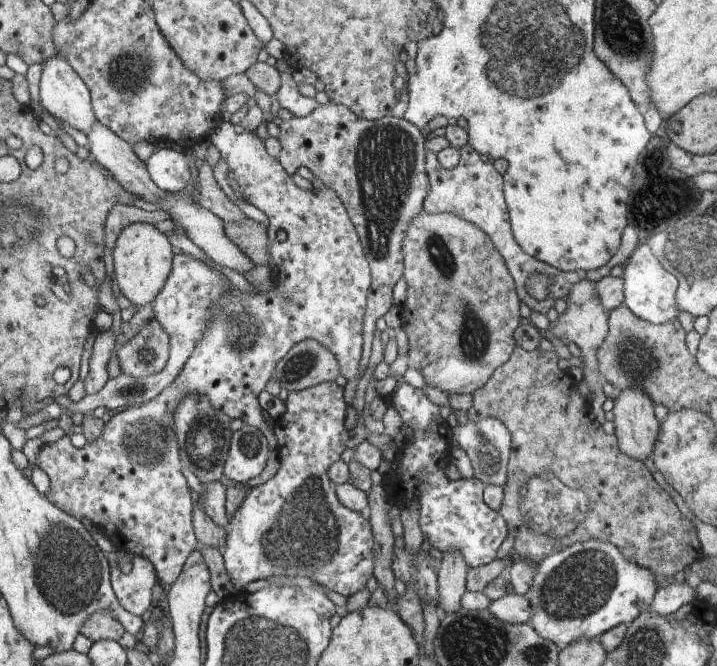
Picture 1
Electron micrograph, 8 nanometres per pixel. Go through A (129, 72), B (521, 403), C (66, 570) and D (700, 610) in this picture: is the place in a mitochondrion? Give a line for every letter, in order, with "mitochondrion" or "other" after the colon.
A: mitochondrion
B: other
C: mitochondrion
D: other

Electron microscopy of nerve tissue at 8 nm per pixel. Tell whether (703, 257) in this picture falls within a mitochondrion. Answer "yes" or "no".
yes

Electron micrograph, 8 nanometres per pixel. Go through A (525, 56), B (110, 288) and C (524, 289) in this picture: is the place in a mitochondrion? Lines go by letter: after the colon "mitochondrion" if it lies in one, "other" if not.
A: mitochondrion
B: other
C: other

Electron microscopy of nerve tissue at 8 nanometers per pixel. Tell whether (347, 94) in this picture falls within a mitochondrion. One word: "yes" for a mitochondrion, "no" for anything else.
no

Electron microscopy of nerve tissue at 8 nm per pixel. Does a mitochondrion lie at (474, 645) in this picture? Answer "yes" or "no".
yes

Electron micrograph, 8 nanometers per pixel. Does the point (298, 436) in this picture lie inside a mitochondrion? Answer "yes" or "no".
no

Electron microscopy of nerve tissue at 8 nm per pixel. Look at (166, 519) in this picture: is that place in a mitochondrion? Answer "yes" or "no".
no

